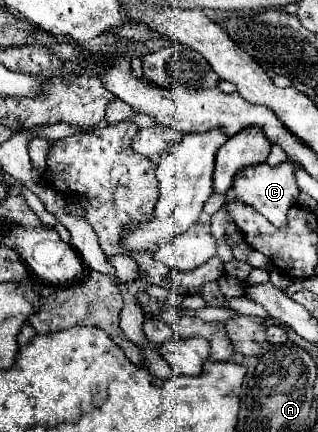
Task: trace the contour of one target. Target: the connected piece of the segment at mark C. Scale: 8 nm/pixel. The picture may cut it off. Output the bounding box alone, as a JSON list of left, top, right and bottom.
[232,162,298,228]

